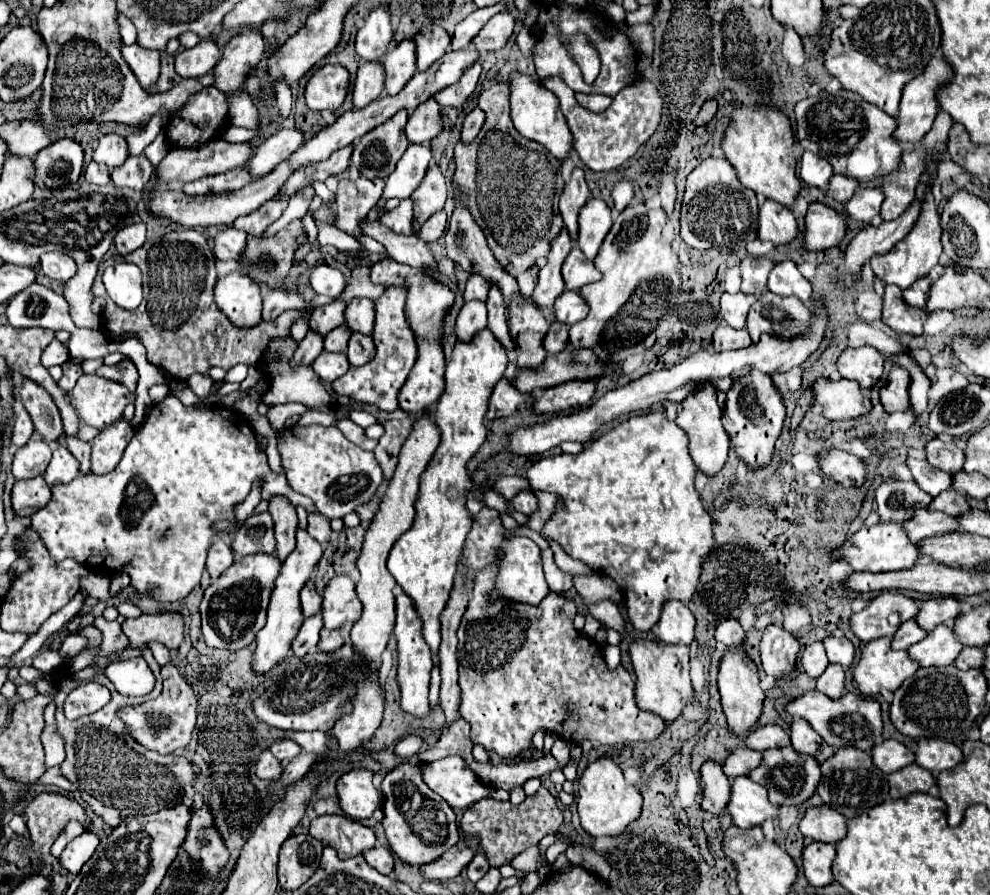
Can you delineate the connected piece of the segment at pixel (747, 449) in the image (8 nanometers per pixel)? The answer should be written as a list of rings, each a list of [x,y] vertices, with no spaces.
[[[752,371],[748,377],[742,377],[734,383],[730,393],[726,393],[726,405],[722,413],[724,429],[732,441],[732,449],[738,459],[746,463],[748,471],[764,469],[774,457],[774,443],[784,425],[784,403],[778,395],[772,379],[760,371]]]

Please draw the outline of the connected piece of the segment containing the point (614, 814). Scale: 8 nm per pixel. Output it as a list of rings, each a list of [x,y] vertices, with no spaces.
[[[604,757],[586,767],[578,781],[578,813],[580,813],[580,823],[582,829],[592,835],[592,837],[616,837],[626,831],[626,827],[640,817],[640,807],[642,807],[642,795],[640,791],[626,783],[620,767]]]

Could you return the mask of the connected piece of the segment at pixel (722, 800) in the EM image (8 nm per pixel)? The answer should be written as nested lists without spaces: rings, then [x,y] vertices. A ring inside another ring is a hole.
[[[706,761],[702,765],[702,787],[704,787],[704,797],[702,797],[702,809],[710,815],[720,815],[726,811],[726,801],[730,801],[730,781],[722,773],[722,767]]]

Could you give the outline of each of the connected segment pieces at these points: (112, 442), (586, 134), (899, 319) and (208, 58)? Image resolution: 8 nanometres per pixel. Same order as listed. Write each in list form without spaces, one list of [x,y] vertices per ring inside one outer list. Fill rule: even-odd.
[[[118,421],[110,429],[102,431],[92,445],[92,473],[106,475],[114,471],[132,435],[134,429],[130,427],[128,421]]]
[[[560,77],[542,79],[542,85],[546,85],[550,91],[554,91],[554,95],[558,97],[560,109],[574,135],[574,149],[580,155],[582,163],[592,171],[618,169],[624,161],[634,157],[638,147],[644,145],[656,133],[660,119],[662,119],[664,97],[658,93],[656,85],[650,79],[638,79],[632,85],[628,85],[626,89],[622,89],[616,95],[614,103],[602,113],[592,113],[586,107],[582,107],[574,99],[574,91]]]
[[[886,285],[884,289],[884,311],[882,311],[882,321],[896,333],[896,335],[910,335],[910,337],[920,337],[924,335],[924,321],[926,321],[926,311],[906,305],[902,299],[902,291],[894,285]]]
[[[204,39],[196,47],[182,49],[176,55],[176,73],[180,77],[202,77],[216,67],[220,55],[220,47],[214,41]]]

